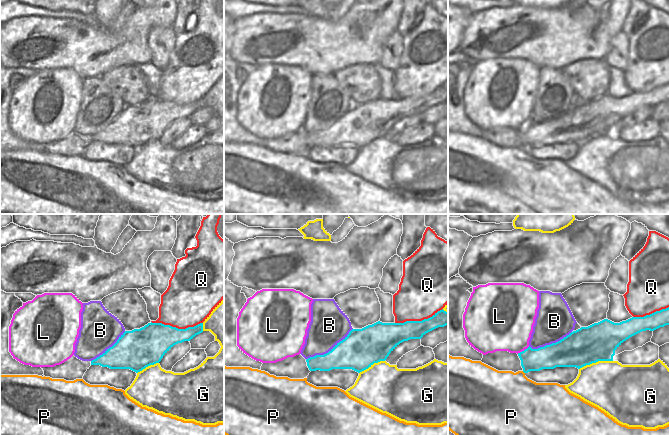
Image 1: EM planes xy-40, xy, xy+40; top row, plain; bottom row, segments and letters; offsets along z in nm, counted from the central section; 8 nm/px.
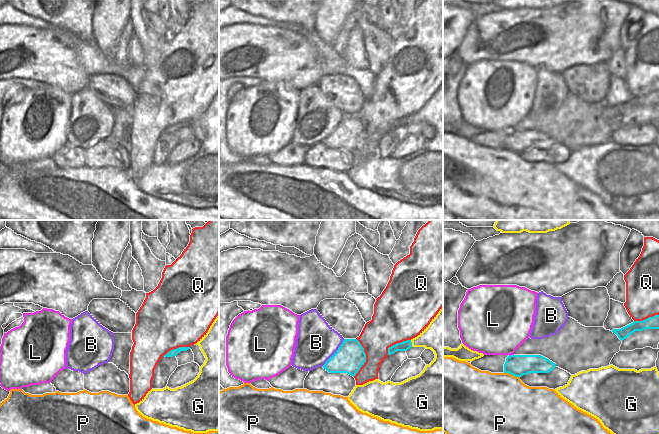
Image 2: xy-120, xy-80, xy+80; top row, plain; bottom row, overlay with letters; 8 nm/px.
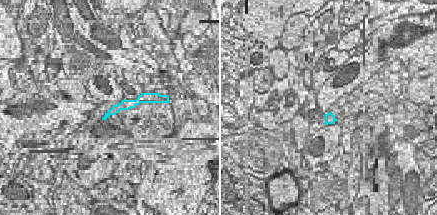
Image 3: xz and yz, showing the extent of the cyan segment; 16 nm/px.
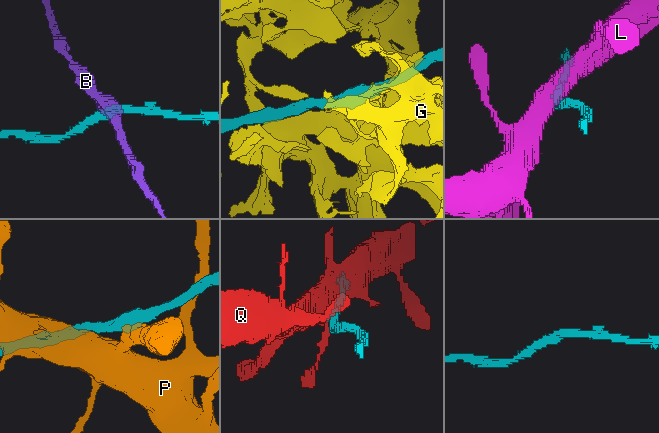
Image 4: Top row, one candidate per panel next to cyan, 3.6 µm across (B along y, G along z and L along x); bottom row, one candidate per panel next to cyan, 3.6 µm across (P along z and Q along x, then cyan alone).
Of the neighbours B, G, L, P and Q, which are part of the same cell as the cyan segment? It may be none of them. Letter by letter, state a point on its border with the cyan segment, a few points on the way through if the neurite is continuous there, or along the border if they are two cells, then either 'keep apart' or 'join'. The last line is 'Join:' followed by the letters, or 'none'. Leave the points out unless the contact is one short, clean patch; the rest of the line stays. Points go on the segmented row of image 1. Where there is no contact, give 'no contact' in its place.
B: meets cyan in xy at (329, 351); border along xy (352, 328), (327, 352), (316, 354), (306, 359); keep apart
G: meets cyan in xy+40 at (595, 362); keep apart
L: meets cyan in xy+40 at (524, 350); border along xy+40 (529, 346), (517, 353); keep apart
P: no contact; keep apart
Q: meets cyan in xy-40 at (177, 328); keep apart
Join: none

